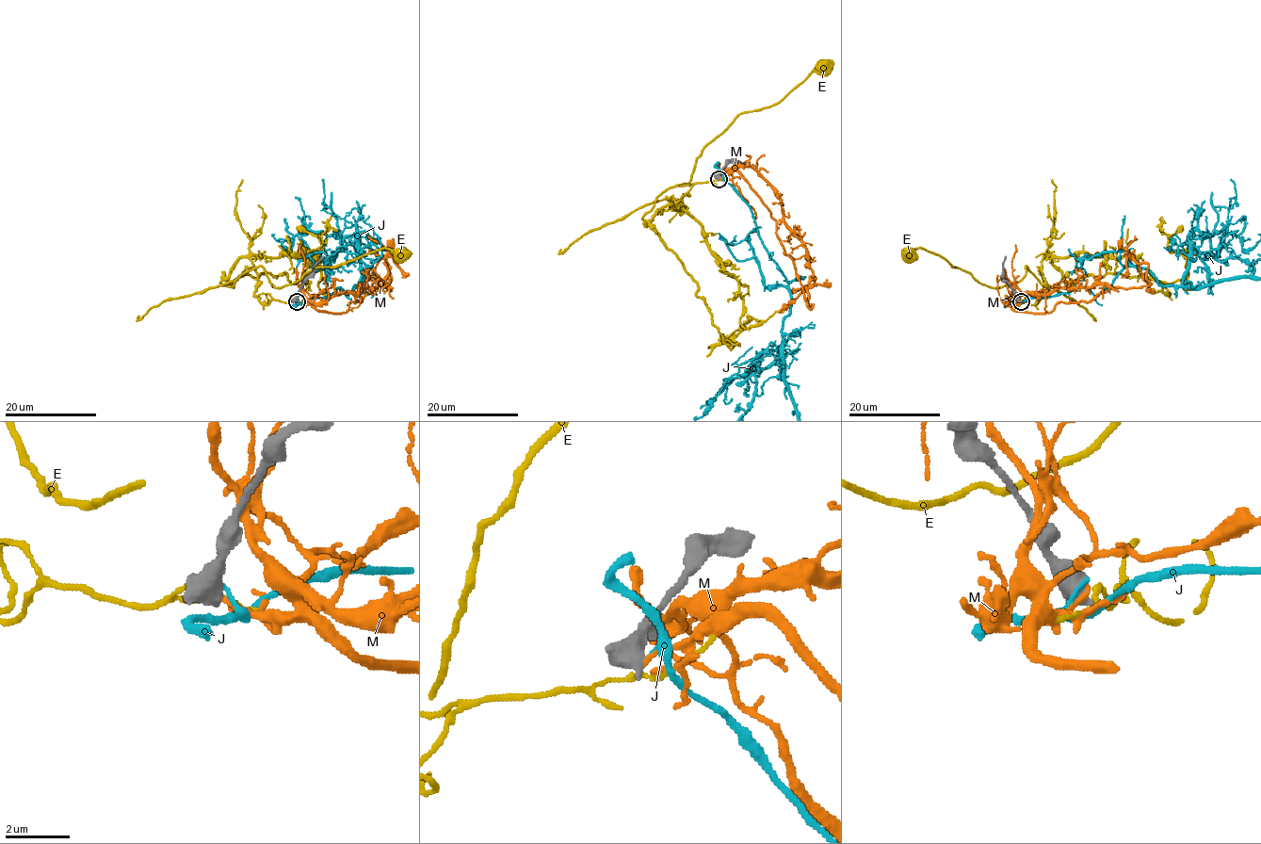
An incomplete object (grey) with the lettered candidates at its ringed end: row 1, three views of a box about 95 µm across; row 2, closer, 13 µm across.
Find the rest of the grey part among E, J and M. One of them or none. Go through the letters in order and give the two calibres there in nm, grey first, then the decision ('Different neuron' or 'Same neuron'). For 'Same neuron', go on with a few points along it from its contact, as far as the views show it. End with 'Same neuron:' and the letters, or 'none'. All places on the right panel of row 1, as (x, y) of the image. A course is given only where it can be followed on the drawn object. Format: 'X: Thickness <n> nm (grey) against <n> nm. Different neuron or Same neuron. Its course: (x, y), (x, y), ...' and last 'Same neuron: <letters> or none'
E: Thickness 650 nm (grey) against 160 nm. Different neuron
J: Thickness 550 nm (grey) against 110 nm. Different neuron
M: Thickness 700 nm (grey) against 130 nm. Different neuron
Same neuron: none

